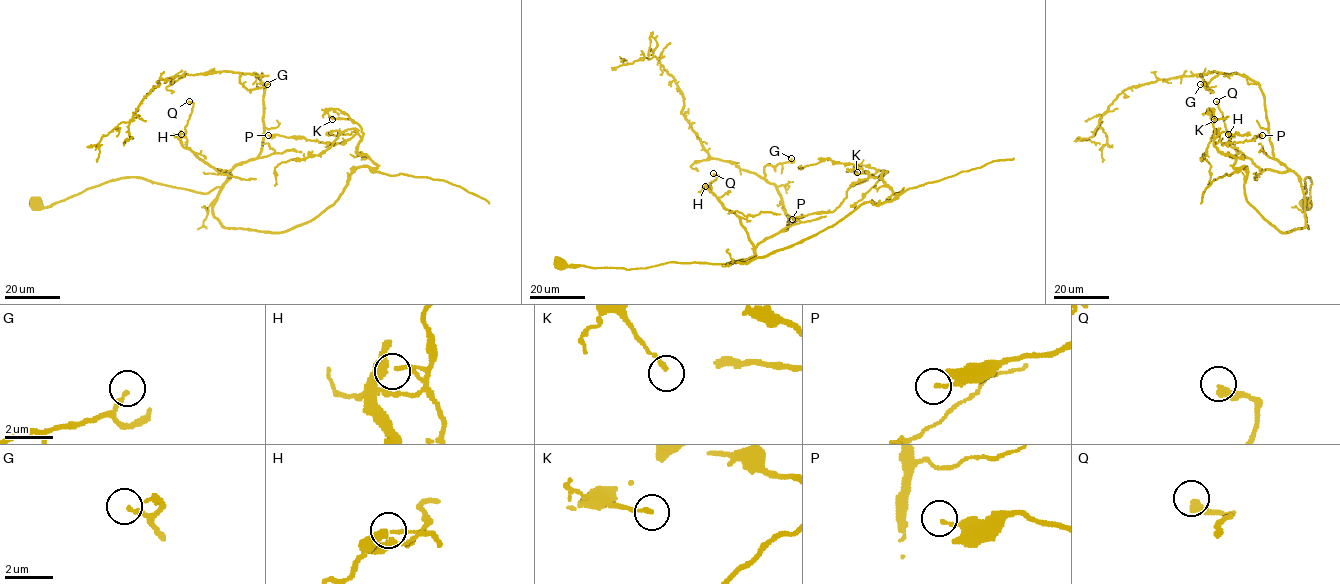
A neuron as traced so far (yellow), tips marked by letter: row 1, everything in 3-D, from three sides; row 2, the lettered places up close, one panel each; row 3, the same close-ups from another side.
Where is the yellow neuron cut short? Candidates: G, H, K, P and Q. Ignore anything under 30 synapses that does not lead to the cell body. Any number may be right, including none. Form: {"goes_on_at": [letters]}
{"goes_on_at": []}

